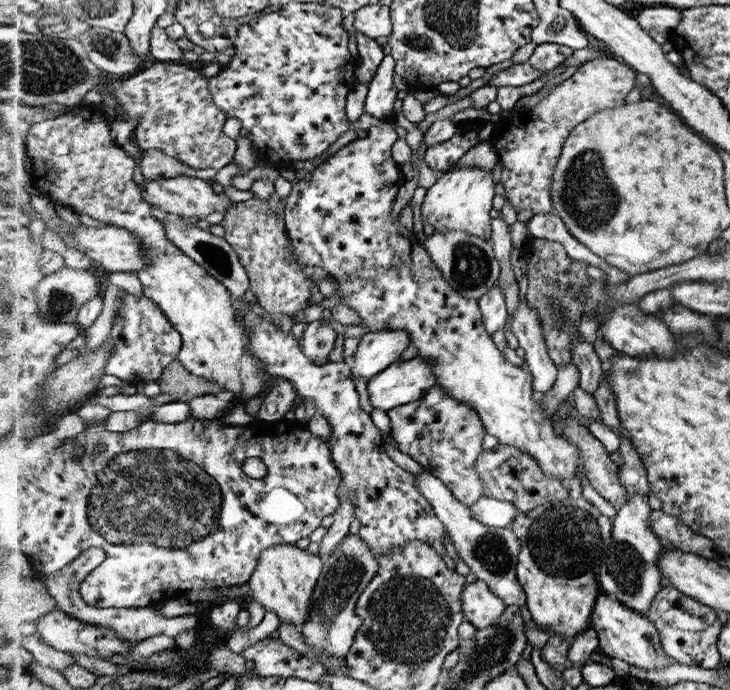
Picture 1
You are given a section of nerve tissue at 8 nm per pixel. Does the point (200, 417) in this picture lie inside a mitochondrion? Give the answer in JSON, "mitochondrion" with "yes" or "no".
{"mitochondrion":"no"}

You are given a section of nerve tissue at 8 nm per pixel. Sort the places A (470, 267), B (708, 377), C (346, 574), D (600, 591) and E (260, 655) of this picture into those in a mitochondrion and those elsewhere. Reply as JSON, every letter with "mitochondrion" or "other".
{"A":"mitochondrion","B":"other","C":"mitochondrion","D":"other","E":"other"}

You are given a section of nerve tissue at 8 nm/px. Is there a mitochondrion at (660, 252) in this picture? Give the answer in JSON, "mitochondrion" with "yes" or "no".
{"mitochondrion":"no"}

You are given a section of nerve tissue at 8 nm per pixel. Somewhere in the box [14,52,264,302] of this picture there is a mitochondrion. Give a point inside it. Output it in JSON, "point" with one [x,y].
{"point":[217,257]}

